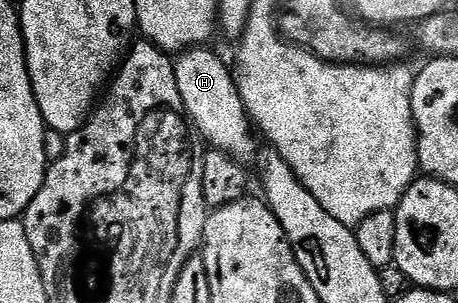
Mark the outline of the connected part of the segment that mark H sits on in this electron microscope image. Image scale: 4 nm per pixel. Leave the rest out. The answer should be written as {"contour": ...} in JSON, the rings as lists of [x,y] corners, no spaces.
{"contour":[[[195,47],[177,54],[173,62],[174,74],[176,75],[176,87],[180,91],[182,106],[186,108],[186,116],[193,128],[203,137],[210,141],[209,148],[226,153],[231,160],[239,163],[253,162],[256,157],[254,149],[254,139],[252,133],[252,122],[246,116],[246,108],[238,94],[238,85],[234,82],[234,75],[229,64],[226,65],[210,50],[210,47]]]}

